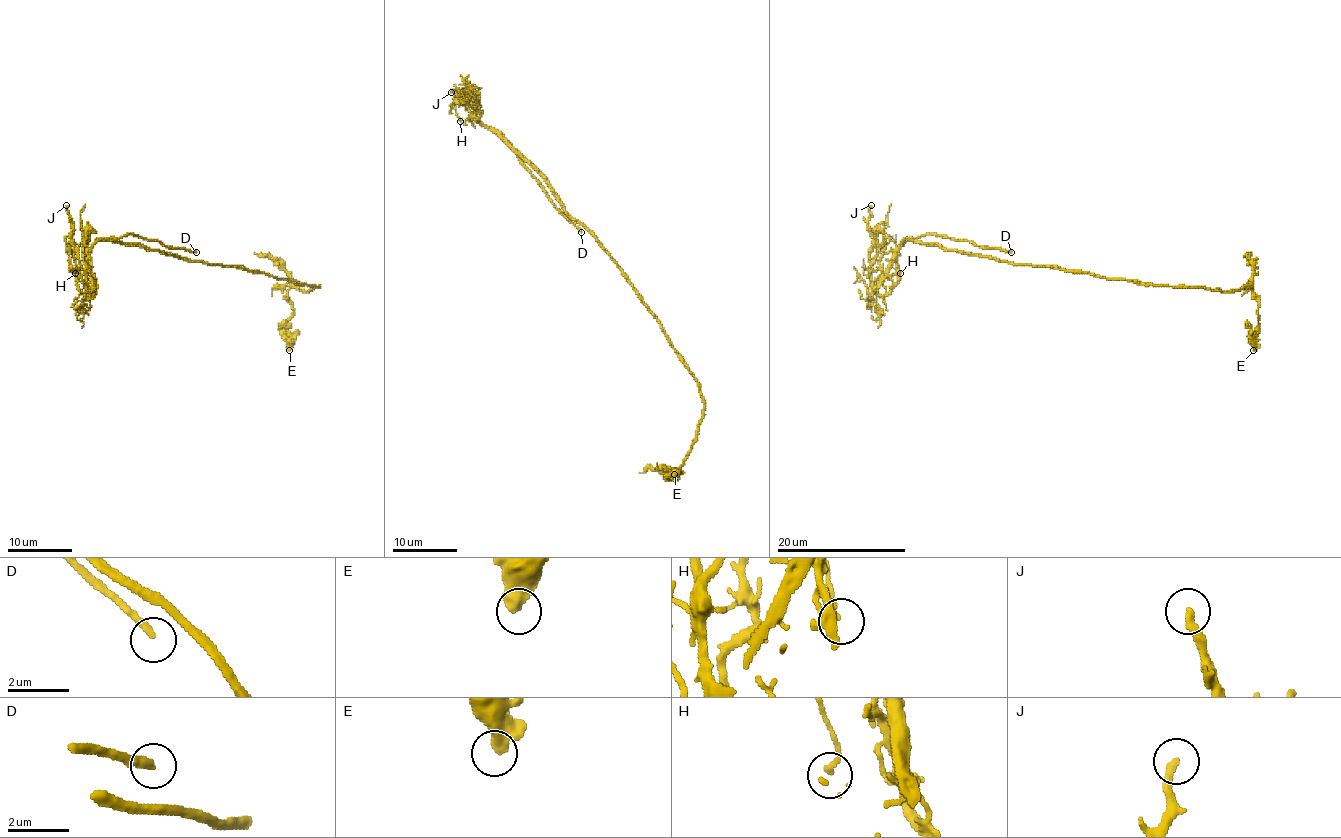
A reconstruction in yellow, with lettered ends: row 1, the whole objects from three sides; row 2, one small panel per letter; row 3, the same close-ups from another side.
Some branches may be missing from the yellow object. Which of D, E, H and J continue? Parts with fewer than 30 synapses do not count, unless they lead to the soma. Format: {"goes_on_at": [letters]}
{"goes_on_at": ["D"]}

